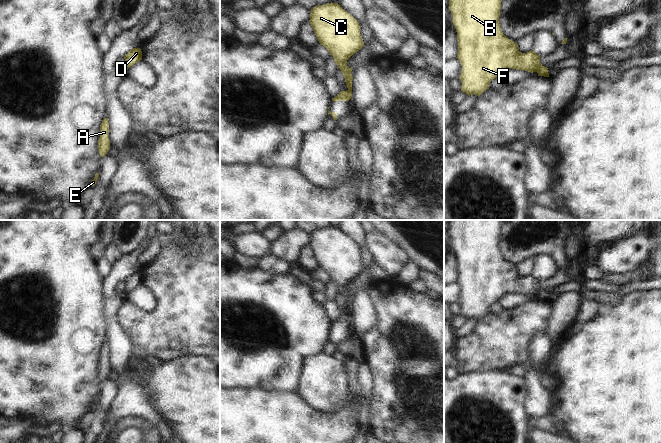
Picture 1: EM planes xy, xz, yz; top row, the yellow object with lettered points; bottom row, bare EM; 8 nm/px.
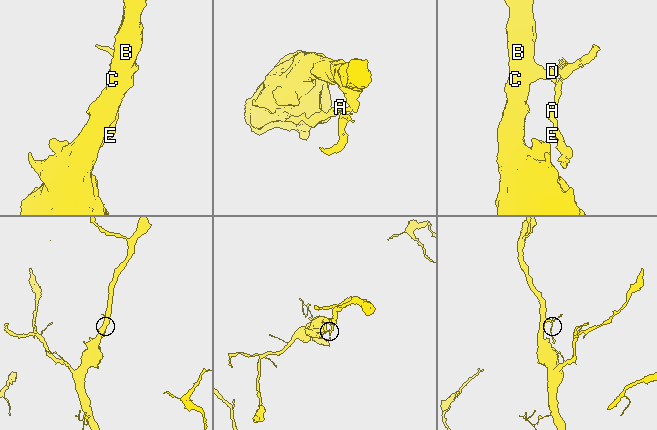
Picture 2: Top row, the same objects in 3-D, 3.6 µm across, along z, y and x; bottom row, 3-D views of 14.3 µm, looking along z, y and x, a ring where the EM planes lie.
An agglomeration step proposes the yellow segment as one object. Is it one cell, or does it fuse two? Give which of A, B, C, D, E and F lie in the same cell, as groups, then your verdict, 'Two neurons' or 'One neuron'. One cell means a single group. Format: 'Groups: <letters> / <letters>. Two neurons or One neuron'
Groups: A E / B C D F. Two neurons.

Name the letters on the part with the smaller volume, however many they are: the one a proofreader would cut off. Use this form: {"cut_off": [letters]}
{"cut_off": ["A", "E"]}

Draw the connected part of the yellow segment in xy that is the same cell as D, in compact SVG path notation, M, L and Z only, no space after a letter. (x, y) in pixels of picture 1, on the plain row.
M133 272L124 280L124 282L124 292L128 294L129 291L142 284L142 275L140 272Z

